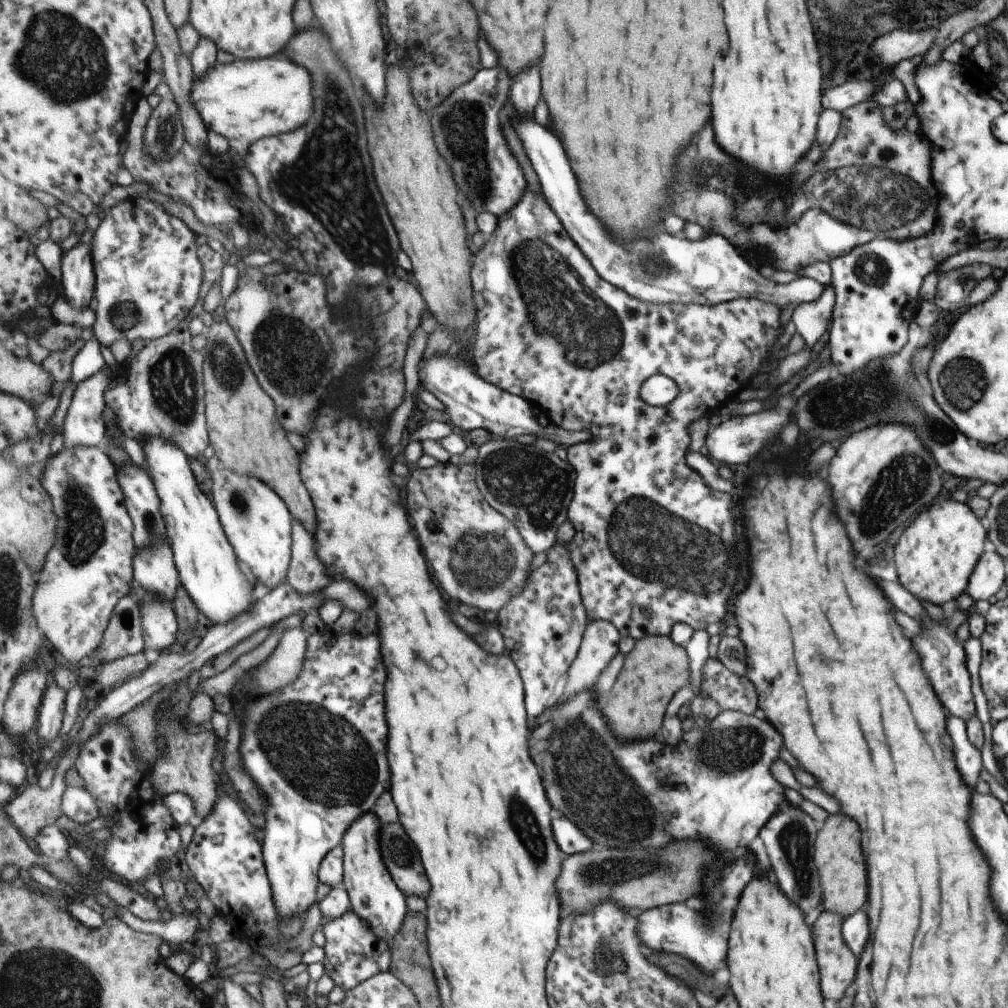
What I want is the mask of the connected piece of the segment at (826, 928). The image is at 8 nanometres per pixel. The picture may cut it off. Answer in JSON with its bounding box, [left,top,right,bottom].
[815,910,855,1000]

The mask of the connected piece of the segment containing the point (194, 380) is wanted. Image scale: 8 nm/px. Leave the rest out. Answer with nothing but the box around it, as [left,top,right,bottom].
[105,243,230,458]

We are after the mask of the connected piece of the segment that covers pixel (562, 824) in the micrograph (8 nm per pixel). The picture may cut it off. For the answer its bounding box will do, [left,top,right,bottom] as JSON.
[553,810,595,855]

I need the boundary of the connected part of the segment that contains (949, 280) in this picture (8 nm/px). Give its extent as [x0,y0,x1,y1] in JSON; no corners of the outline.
[932,264,991,312]

